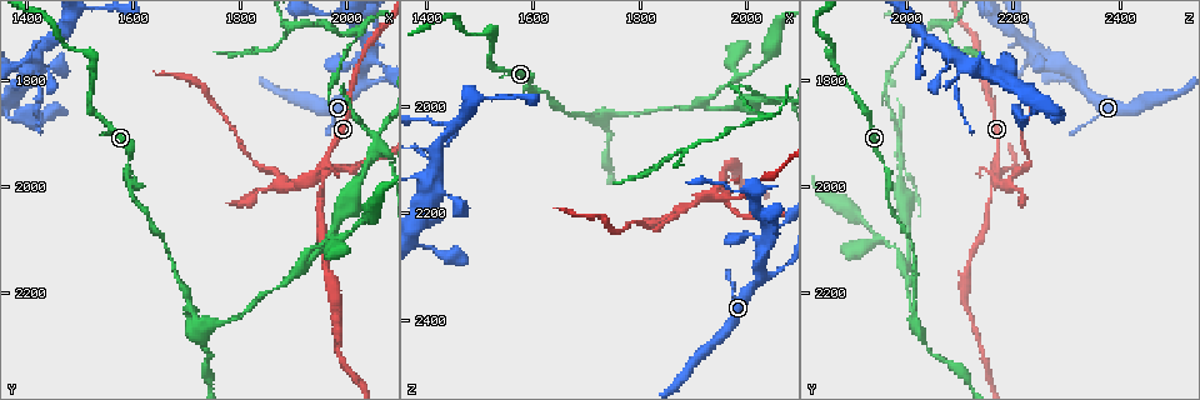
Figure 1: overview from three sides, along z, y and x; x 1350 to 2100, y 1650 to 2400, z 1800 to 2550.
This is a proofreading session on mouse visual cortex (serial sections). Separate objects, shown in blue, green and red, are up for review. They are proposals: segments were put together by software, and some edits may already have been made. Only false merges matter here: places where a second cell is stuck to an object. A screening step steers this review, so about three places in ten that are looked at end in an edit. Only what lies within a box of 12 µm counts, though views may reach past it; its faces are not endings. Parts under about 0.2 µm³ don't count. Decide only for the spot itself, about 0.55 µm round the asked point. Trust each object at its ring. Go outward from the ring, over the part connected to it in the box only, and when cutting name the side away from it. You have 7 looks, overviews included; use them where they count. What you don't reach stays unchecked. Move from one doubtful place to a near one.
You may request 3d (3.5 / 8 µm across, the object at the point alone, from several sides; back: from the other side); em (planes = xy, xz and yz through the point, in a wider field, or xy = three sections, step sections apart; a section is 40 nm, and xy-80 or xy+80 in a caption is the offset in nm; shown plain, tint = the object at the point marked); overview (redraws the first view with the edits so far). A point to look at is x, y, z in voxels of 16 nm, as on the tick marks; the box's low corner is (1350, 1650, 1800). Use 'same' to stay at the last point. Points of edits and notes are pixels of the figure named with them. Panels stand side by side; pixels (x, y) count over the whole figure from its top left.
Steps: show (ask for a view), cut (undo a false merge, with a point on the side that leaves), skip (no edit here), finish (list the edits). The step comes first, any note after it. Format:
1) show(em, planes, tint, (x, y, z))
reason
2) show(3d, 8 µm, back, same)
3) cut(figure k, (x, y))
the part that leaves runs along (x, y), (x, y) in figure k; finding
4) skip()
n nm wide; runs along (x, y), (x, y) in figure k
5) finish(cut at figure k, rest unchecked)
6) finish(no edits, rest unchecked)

show(3d, 3.5 µm, (2025, 1805, 2325))
sudden change in width

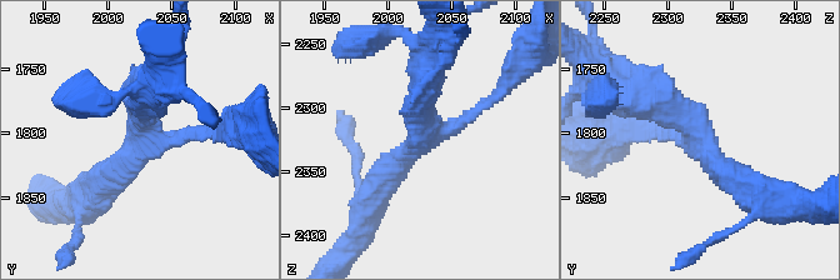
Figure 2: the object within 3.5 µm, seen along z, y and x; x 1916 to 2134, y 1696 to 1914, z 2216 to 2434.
show(em, xy, step 3, tint, (2024, 1804, 2328))
now the EM

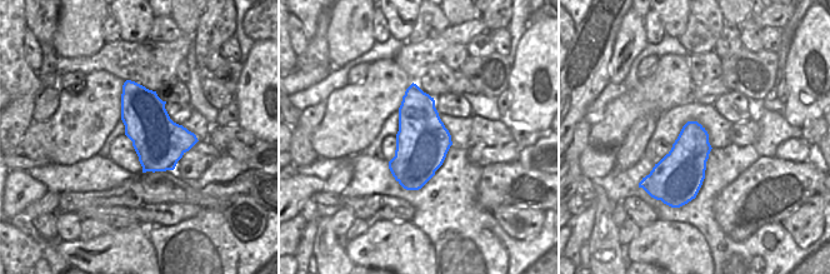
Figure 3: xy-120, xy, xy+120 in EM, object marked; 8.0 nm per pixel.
skip()
arms of 150, 400, 400 nm; runs along (749, 189), (685, 116), (634, 96) in figure 2; one cell here

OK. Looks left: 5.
show(3d, 3.5 µm, (1655, 2105, 2010))
a narrow waist

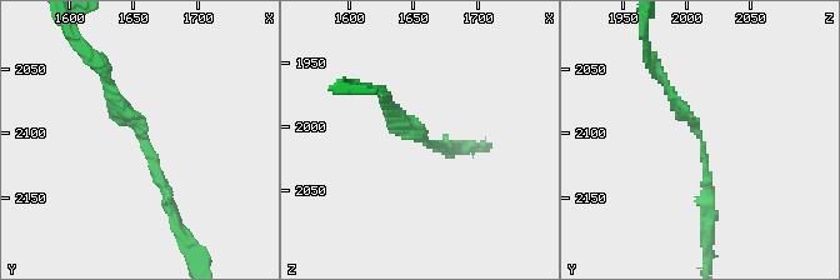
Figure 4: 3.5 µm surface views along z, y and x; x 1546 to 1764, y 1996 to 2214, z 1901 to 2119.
skip()
arms of 150, 150 nm; runs along (108, 85), (143, 128), (174, 224) in figure 4; continuous, no second cell

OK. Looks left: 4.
show(em, xy, step 2, tint, (1730, 2265, 2015))
three-way junction

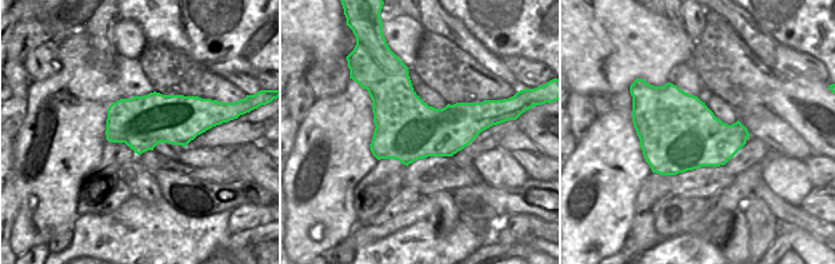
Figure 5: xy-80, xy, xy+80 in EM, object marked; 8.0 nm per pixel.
show(3d, 3.5 µm, same)
wider look

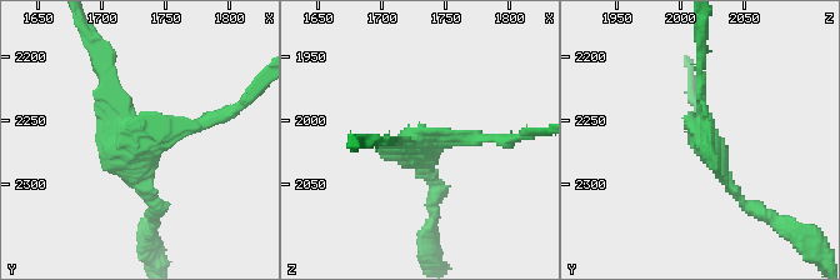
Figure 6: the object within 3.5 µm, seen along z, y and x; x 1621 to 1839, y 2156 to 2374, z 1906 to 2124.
skip()
500 nm wide; runs along (100, 65), (139, 134), (220, 119) in figure 6; all the same cell

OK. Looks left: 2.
finish(no edits, rest unchecked)

